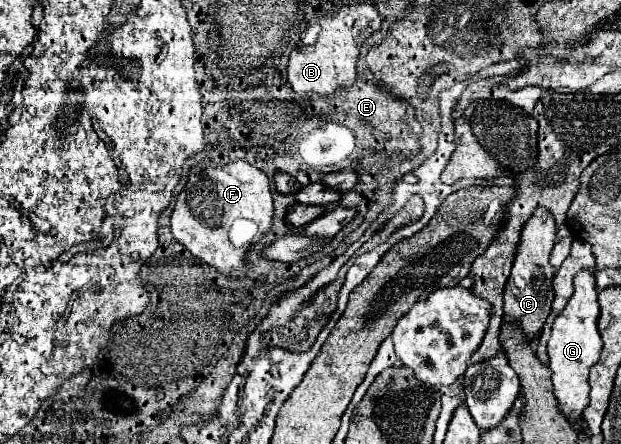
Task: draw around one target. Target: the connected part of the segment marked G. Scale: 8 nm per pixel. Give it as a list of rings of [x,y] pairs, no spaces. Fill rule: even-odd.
[[[577,273],[575,277],[575,293],[569,299],[567,307],[561,311],[561,315],[553,323],[551,339],[547,343],[549,353],[549,369],[553,379],[553,389],[557,397],[557,409],[565,415],[565,419],[571,423],[571,427],[583,423],[583,409],[589,405],[589,369],[599,361],[601,355],[601,337],[597,329],[597,317],[599,317],[599,305],[597,305],[597,291],[593,273]]]

